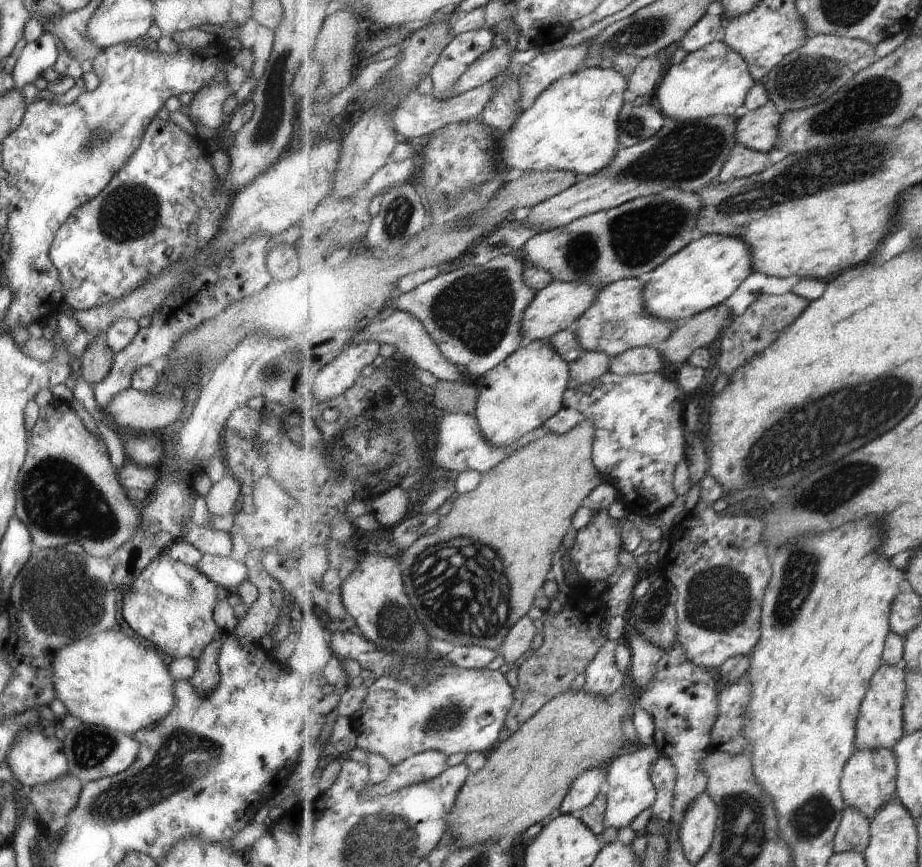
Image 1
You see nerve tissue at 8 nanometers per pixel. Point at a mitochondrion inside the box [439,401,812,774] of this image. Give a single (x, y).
(719, 601)

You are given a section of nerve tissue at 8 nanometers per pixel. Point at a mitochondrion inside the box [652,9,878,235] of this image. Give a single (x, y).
(806, 80)

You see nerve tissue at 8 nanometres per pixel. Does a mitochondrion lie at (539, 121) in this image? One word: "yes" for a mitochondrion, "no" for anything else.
no

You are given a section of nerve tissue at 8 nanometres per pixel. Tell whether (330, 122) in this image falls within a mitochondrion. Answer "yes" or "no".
no

